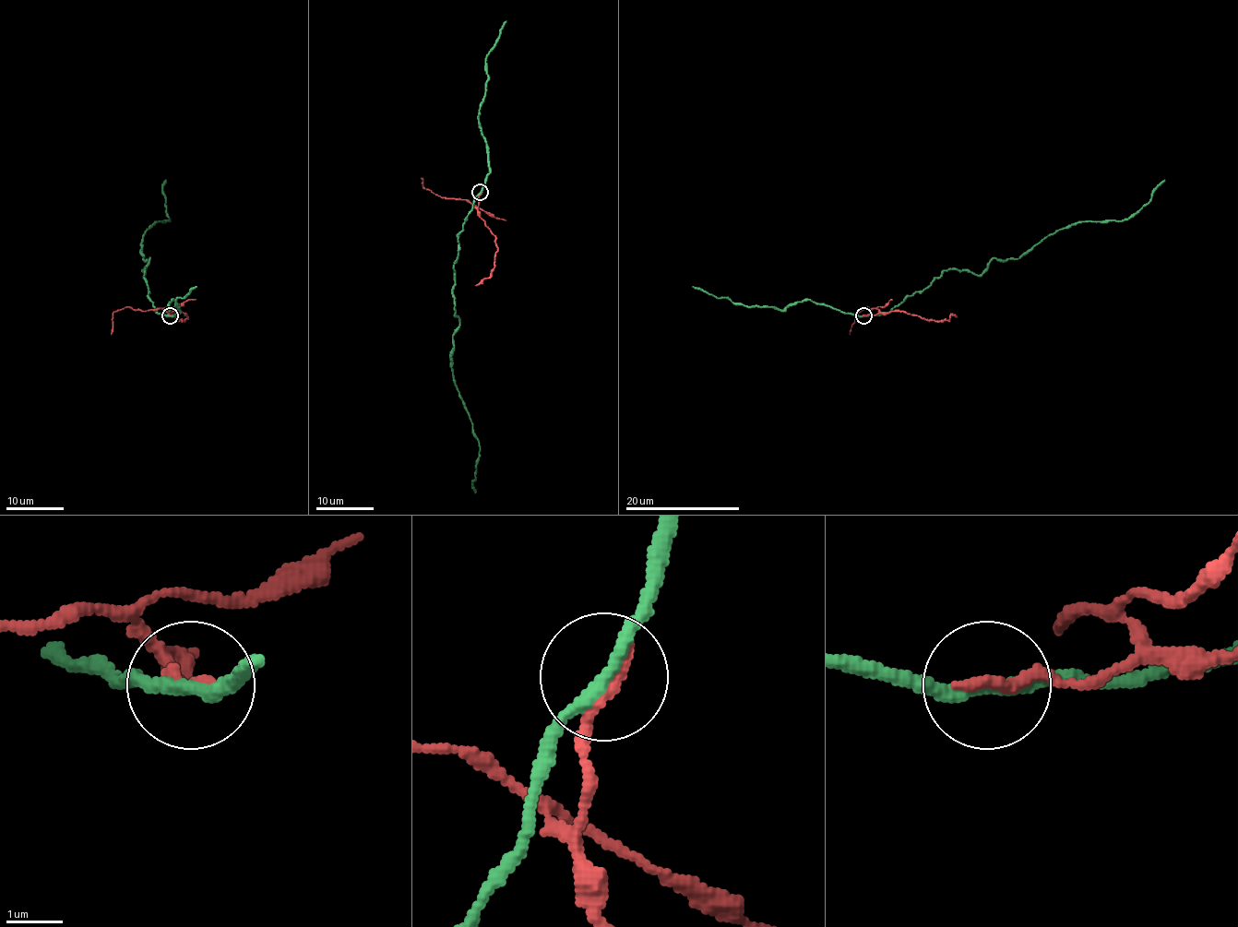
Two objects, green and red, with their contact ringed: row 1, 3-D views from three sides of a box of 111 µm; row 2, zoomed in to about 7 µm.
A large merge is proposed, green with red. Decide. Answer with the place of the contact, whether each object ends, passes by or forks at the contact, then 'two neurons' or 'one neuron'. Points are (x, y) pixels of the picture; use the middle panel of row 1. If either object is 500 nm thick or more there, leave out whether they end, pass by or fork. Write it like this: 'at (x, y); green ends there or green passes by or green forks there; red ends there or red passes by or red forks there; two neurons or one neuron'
at (480, 192); green passes by; red ends there; two neurons

